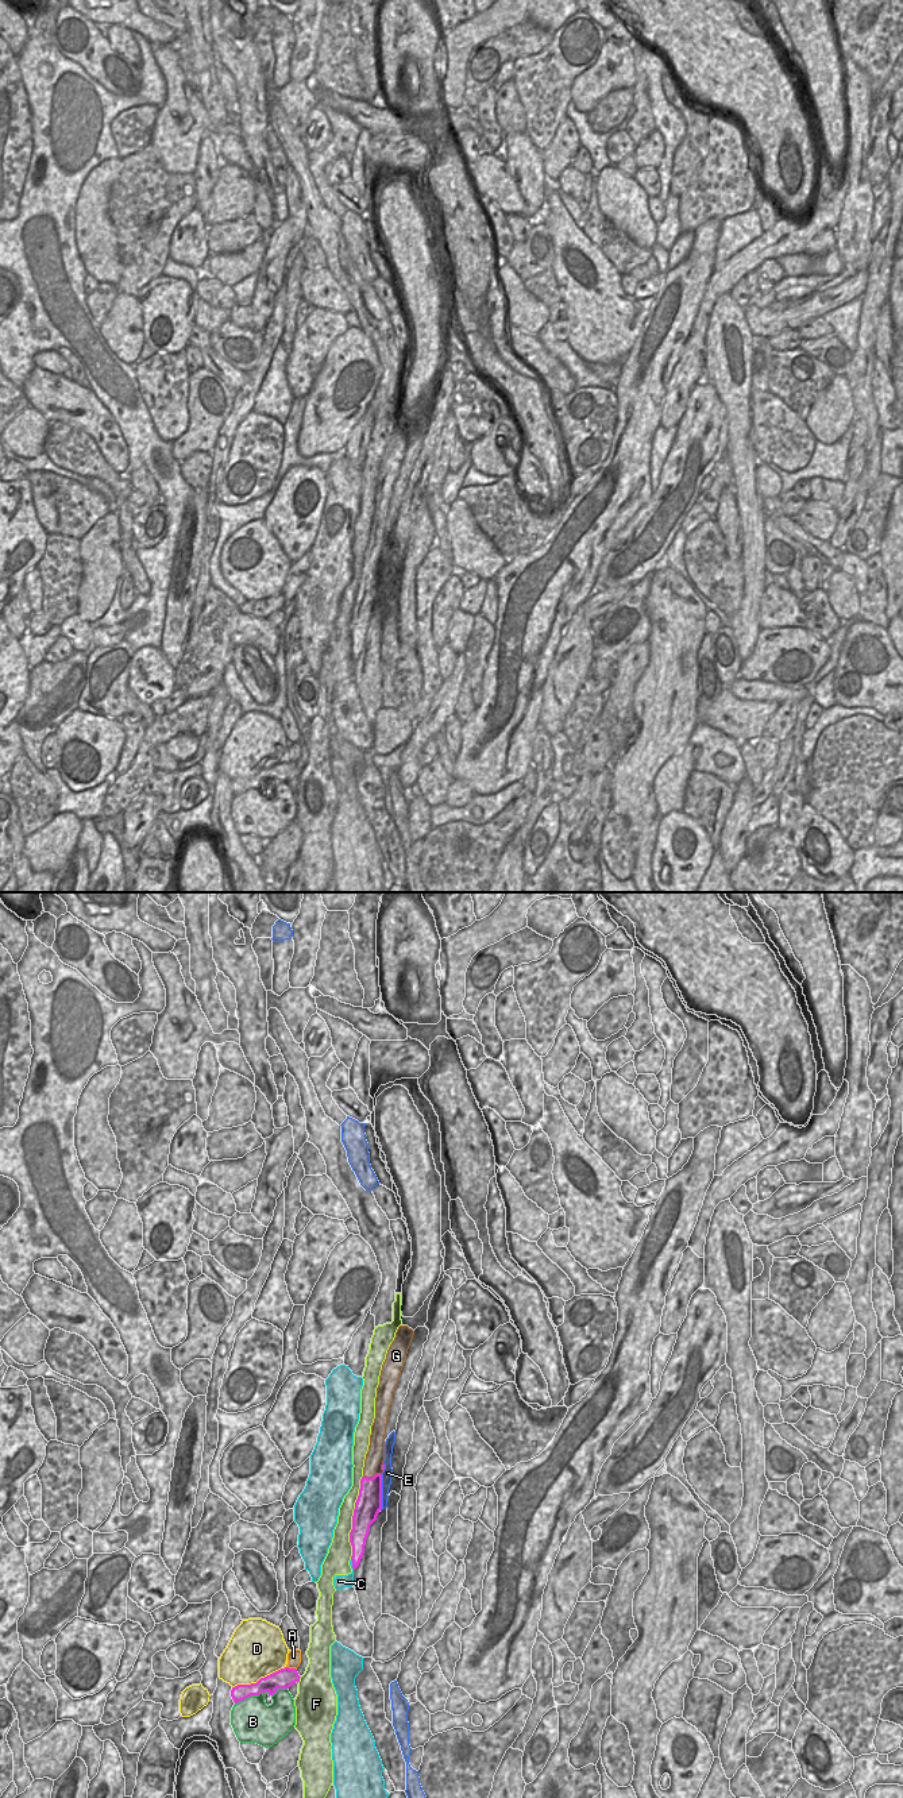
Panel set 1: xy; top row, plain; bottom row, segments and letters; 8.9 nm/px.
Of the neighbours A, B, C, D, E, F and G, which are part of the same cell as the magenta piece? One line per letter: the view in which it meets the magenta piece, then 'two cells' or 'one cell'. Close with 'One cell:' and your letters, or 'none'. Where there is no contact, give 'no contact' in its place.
A: xy | two cells
B: xy | two cells
C: xy | two cells
D: xy | two cells
E: xy | two cells
F: xy | two cells
G: xy | one cell
One cell: G

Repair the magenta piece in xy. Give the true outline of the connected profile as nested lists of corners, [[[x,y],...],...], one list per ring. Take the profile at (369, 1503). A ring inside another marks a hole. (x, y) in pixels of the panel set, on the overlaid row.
[[[400,1326],[382,1365],[375,1397],[375,1419],[371,1425],[370,1446],[364,1459],[363,1477],[350,1532],[354,1570],[359,1566],[364,1554],[370,1525],[377,1520],[382,1509],[382,1473],[385,1470],[387,1415],[413,1335],[414,1331],[412,1328]]]

